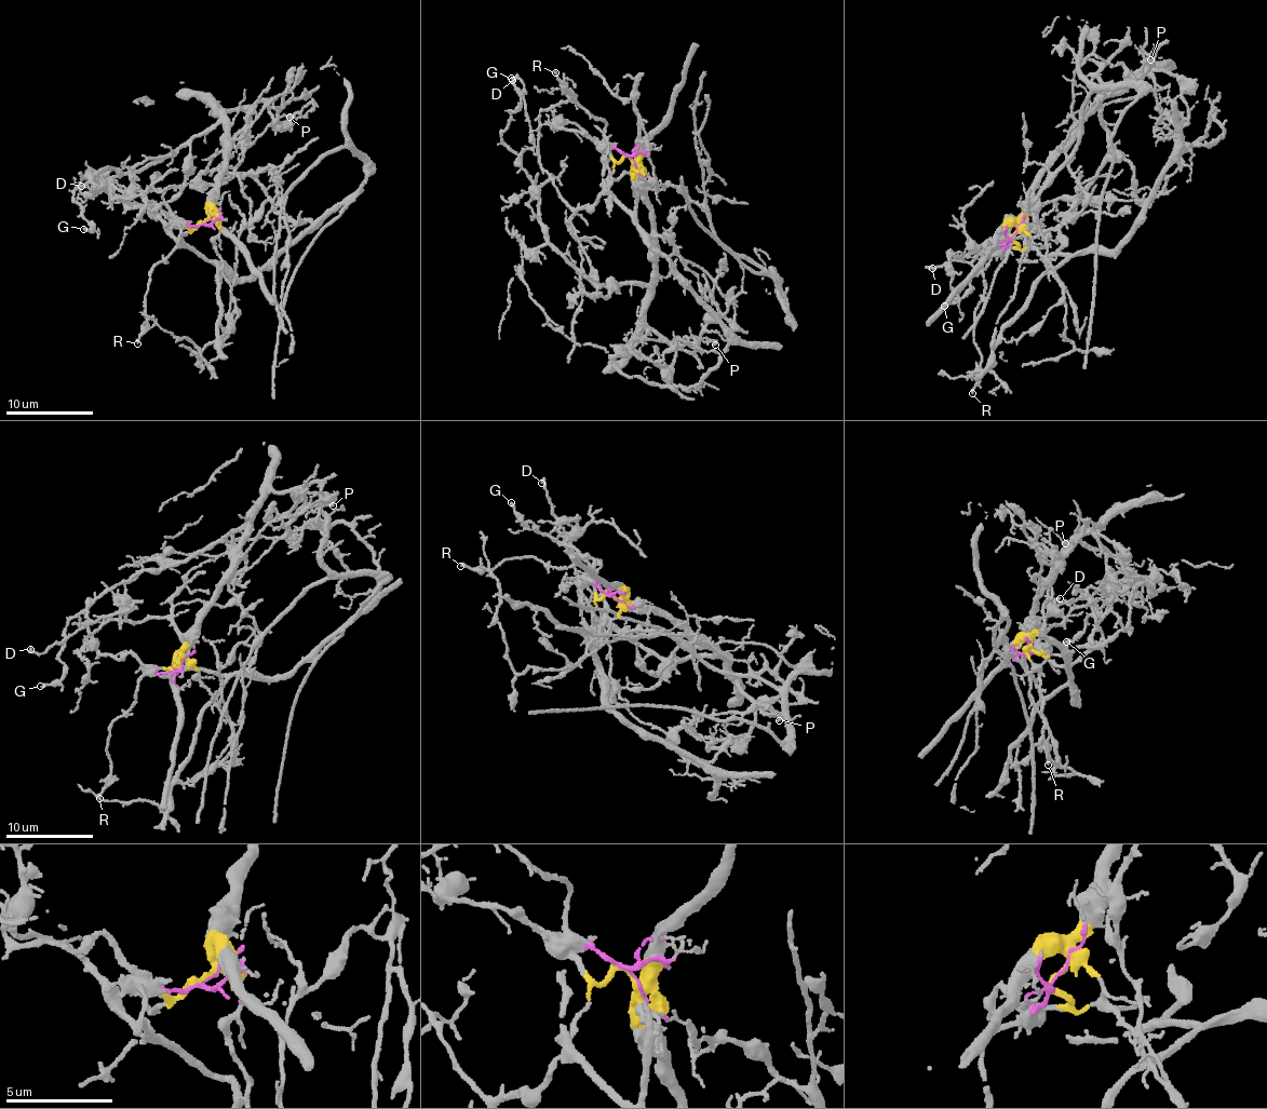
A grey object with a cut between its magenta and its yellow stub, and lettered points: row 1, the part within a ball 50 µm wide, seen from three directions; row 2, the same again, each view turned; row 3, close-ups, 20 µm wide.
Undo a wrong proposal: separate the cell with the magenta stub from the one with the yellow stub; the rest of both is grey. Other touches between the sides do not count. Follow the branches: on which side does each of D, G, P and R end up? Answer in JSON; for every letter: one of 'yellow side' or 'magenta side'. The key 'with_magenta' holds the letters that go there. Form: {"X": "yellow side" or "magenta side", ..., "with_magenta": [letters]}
{"D": "yellow side", "G": "yellow side", "P": "yellow side", "R": "magenta side", "with_magenta": ["R"]}

